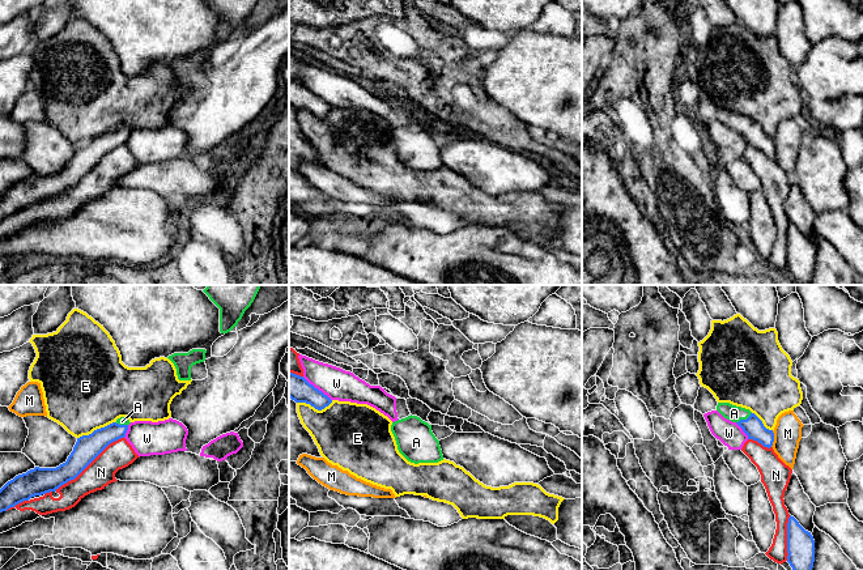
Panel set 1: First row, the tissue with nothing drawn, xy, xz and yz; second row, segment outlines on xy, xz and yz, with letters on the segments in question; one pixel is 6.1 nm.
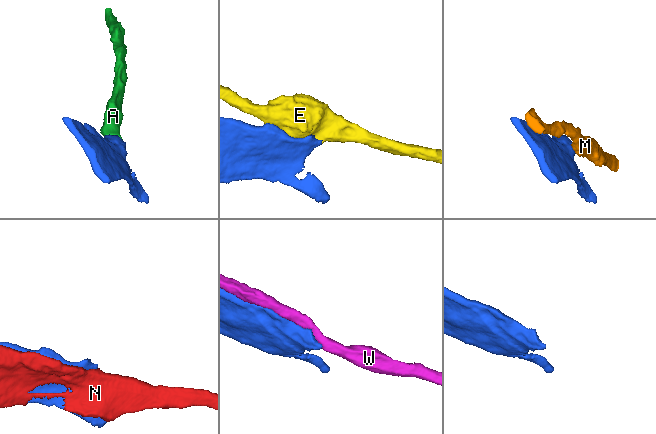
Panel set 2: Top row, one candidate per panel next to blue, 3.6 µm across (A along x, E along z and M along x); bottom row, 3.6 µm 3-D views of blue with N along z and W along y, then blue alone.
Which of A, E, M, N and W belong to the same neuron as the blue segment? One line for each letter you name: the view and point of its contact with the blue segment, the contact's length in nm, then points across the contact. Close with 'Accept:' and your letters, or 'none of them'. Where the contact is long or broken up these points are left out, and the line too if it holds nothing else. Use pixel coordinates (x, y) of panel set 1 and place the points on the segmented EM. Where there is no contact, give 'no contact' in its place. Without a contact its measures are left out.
A: yz (744, 420) | 120 nm | across yz (752, 426), (744, 420), (734, 413)
Accept: A

